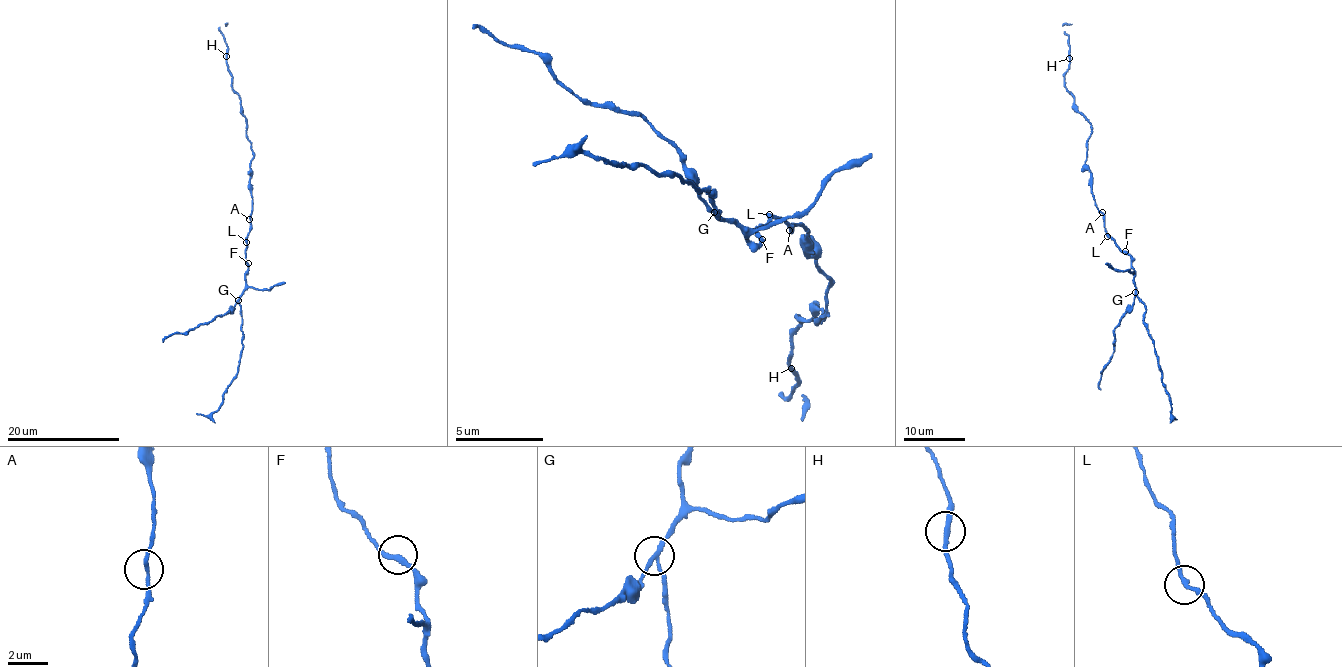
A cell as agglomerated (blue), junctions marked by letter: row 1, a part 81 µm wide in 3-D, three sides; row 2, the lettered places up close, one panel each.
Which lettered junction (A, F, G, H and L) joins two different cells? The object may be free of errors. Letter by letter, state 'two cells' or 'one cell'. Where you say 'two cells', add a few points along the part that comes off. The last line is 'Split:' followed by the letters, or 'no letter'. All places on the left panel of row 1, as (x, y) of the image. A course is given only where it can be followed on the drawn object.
A: one cell
F: one cell
G: two cells; foreign part runs (237, 300), (232, 309), (183, 333), (171, 335), (163, 342)
H: one cell
L: one cell
Split: G

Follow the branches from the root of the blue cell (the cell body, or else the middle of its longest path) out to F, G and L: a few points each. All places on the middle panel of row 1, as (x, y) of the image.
F: (793, 226), (788, 230), (784, 217), (774, 220), (772, 214), (771, 220), (761, 223), (758, 237), (762, 239)
G: (793, 226), (788, 230), (784, 217), (774, 220), (772, 214), (761, 223), (755, 244), (744, 225), (713, 211)
L: (793, 226), (788, 230), (784, 217), (774, 220), (772, 214), (768, 212)

